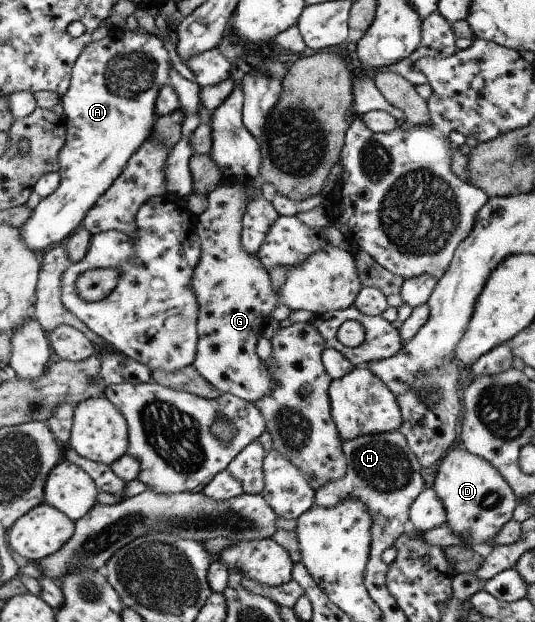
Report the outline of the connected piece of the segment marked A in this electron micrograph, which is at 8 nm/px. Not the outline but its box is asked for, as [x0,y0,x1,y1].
[20,26,171,255]

